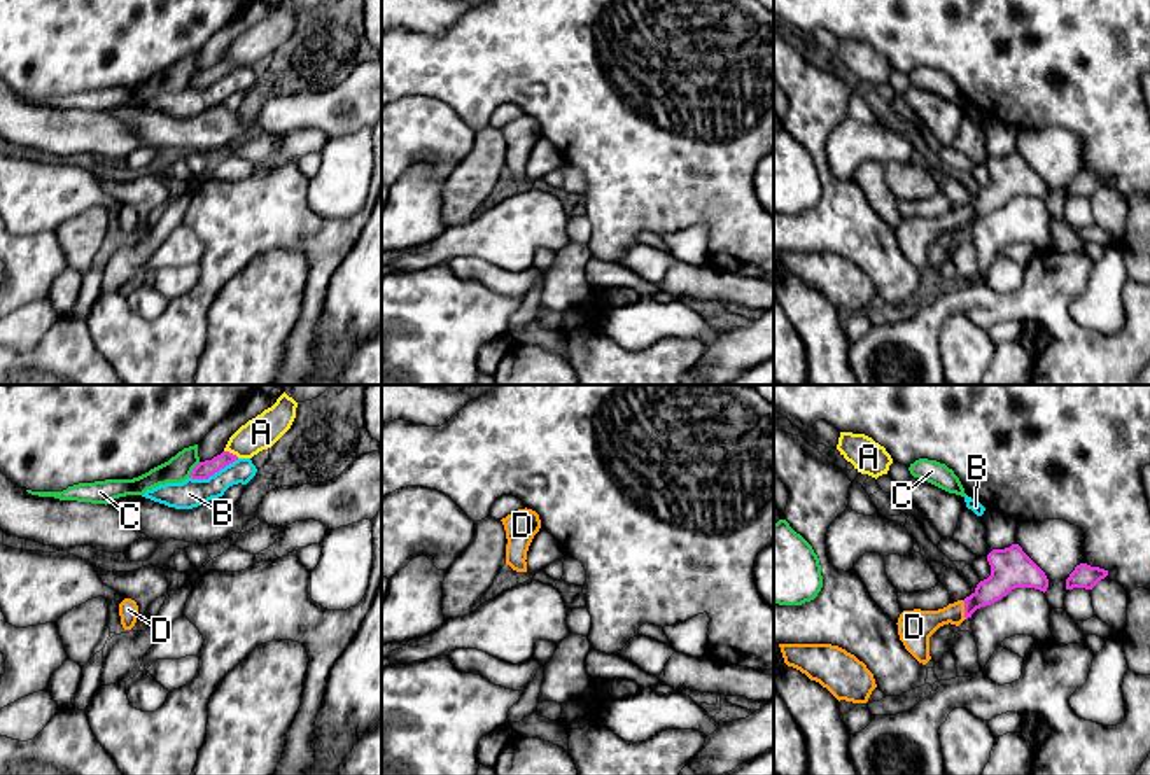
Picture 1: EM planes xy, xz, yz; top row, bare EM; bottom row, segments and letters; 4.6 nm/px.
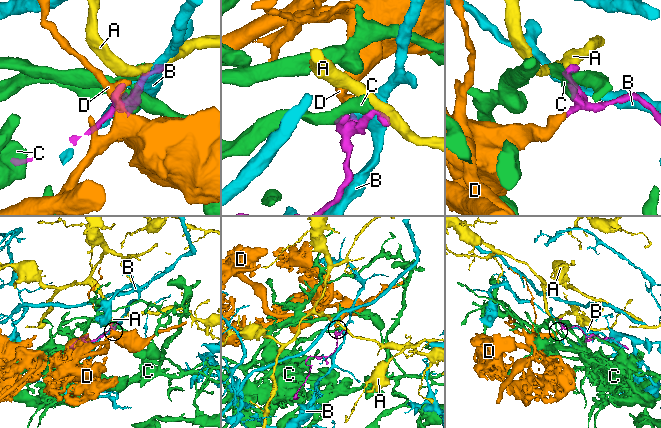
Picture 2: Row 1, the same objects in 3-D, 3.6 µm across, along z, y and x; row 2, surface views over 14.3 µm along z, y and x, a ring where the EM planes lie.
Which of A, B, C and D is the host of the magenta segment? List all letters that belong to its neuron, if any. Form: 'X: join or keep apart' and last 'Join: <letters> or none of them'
A: keep apart
B: keep apart
C: keep apart
D: join
Join: D

